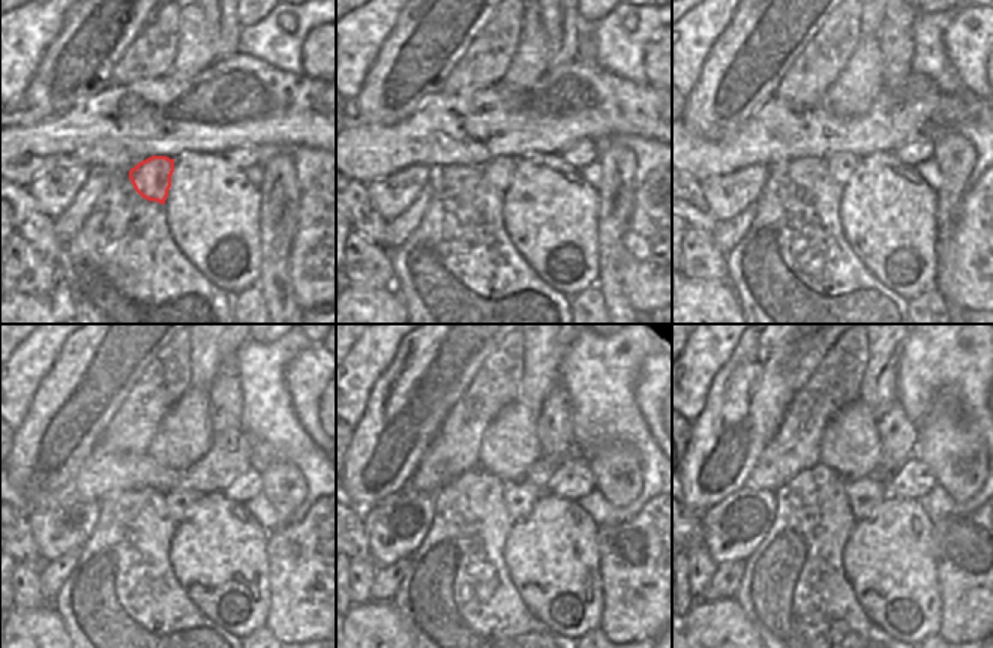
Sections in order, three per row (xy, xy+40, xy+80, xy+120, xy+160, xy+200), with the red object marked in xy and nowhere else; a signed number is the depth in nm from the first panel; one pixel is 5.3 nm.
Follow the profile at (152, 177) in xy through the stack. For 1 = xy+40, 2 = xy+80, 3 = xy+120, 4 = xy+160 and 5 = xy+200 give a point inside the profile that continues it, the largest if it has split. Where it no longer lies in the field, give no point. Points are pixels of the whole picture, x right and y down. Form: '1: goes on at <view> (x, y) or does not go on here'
1: goes on at xy+40 (498, 171)
2: goes on at xy+80 (840, 167)
3: goes on at xy+120 (174, 506)
4: goes on at xy+160 (510, 498)
5: goes on at xy+200 (849, 495)

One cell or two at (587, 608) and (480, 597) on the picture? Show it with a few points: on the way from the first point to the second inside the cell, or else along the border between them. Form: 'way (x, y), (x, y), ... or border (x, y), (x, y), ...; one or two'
border (507, 570), (507, 576), (524, 605), (548, 627); two

